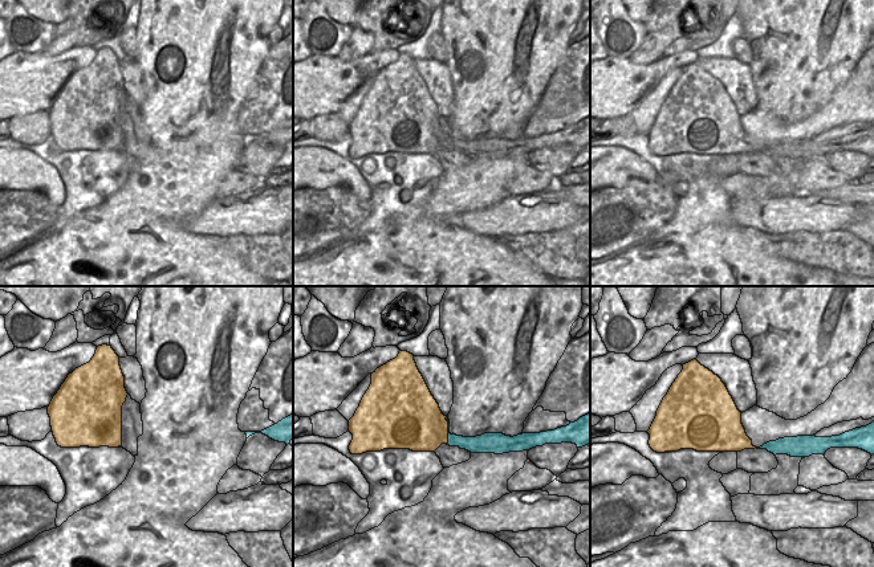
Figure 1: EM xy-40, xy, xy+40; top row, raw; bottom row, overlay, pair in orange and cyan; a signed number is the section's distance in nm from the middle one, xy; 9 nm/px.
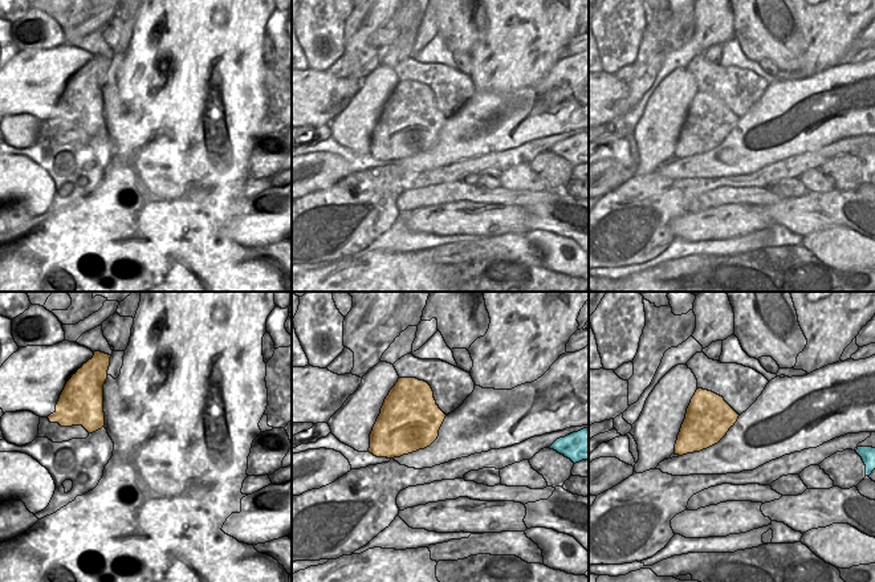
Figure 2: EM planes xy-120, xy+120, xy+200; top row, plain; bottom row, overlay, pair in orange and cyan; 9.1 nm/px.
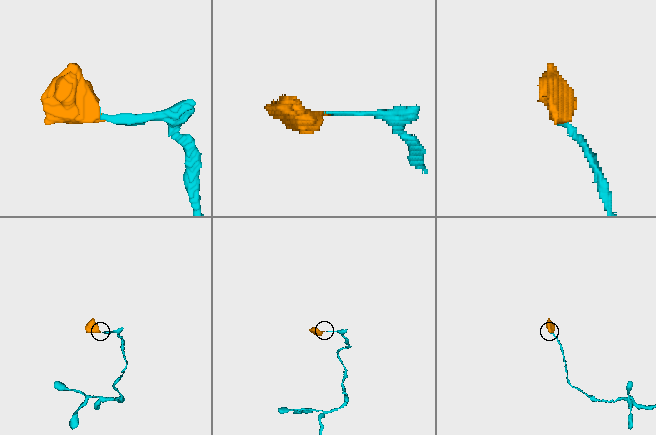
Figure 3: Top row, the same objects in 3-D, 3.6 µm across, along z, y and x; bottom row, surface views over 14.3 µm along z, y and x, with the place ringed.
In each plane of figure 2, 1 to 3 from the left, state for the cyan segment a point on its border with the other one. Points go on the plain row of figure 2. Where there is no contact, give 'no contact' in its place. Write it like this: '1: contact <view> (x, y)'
1: no contact
2: no contact
3: no contact

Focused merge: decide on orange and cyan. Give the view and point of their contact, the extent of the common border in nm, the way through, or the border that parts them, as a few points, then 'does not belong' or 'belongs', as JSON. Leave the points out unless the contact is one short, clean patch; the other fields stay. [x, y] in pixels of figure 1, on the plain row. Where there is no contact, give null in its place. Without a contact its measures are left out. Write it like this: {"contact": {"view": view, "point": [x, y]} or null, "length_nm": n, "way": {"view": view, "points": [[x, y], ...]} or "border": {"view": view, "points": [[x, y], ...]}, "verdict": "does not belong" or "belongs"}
{"contact": {"view": "xy", "point": [447, 138]}, "length_nm": 190, "way": {"view": "xy", "points": [[422, 130], [447, 138], [452, 143], [472, 147]]}, "verdict": "belongs"}

